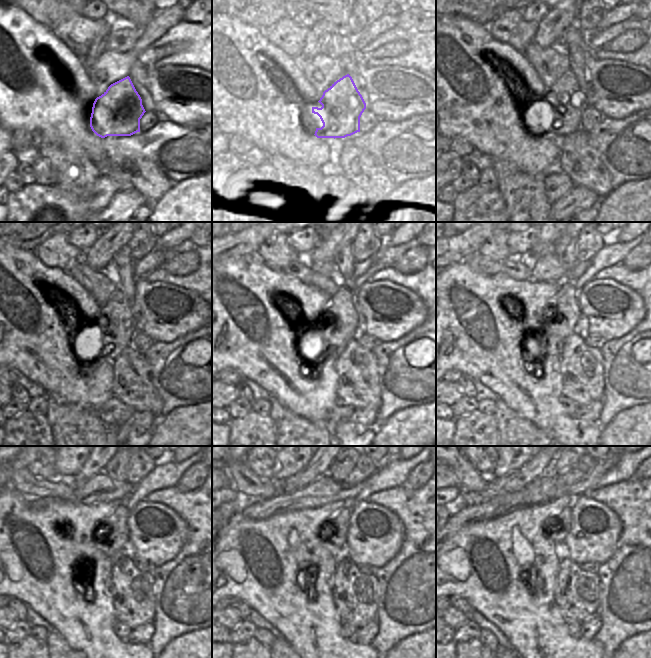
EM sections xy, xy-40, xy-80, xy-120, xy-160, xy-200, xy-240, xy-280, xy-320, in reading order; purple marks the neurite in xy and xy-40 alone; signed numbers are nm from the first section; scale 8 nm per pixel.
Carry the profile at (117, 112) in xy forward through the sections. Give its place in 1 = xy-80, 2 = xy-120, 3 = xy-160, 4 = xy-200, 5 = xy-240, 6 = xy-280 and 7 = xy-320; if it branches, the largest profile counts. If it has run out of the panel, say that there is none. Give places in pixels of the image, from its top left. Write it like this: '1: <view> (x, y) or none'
1: xy-80 (568, 102)
2: xy-120 (117, 322)
3: xy-160 (341, 309)
4: xy-200 (565, 310)
5: xy-240 (115, 533)
6: xy-280 (336, 531)
7: xy-320 (557, 528)

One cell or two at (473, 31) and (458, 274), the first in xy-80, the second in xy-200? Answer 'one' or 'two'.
one

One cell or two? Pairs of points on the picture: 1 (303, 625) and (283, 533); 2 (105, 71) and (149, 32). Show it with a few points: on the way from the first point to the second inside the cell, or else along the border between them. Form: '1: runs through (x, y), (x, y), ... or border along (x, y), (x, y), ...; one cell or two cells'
1: runs through (284, 602), (283, 556); one cell
2: runs through (117, 65), (126, 60), (142, 44); one cell

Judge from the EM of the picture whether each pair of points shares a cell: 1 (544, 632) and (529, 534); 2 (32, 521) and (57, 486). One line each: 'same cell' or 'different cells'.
1: same cell
2: different cells

